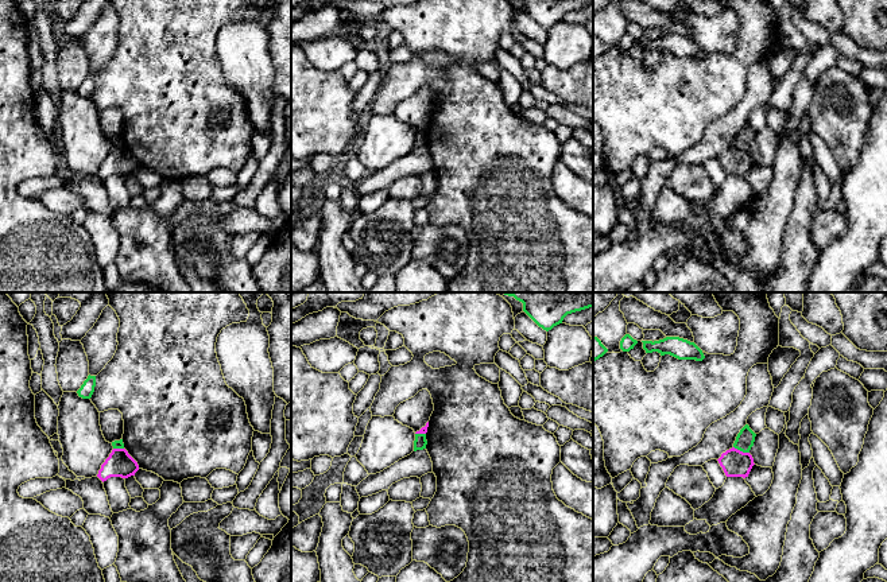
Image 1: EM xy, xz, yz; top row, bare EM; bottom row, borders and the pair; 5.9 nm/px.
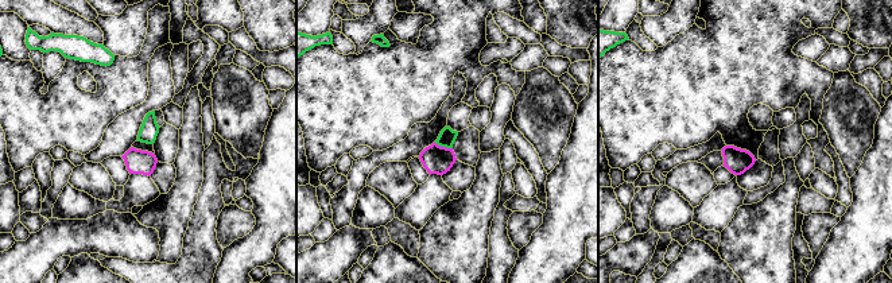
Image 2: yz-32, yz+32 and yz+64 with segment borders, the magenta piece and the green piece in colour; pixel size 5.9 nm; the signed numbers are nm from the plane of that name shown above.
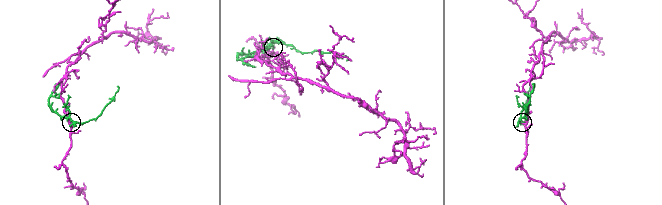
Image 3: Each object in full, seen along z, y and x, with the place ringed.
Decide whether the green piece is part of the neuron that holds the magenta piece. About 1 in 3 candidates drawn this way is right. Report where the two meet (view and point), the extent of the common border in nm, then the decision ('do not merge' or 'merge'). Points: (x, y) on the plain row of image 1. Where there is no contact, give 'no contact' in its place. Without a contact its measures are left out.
yz (742, 150) | 100 nm | do not merge

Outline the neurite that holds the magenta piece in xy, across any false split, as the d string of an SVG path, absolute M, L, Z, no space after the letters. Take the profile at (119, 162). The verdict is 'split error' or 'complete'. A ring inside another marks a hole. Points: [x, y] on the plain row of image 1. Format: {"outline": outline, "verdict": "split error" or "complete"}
{"outline": "M113 147L101 163L97 175L104 181L111 175L128 176L139 168L137 160L125 147Z", "verdict": "complete"}

